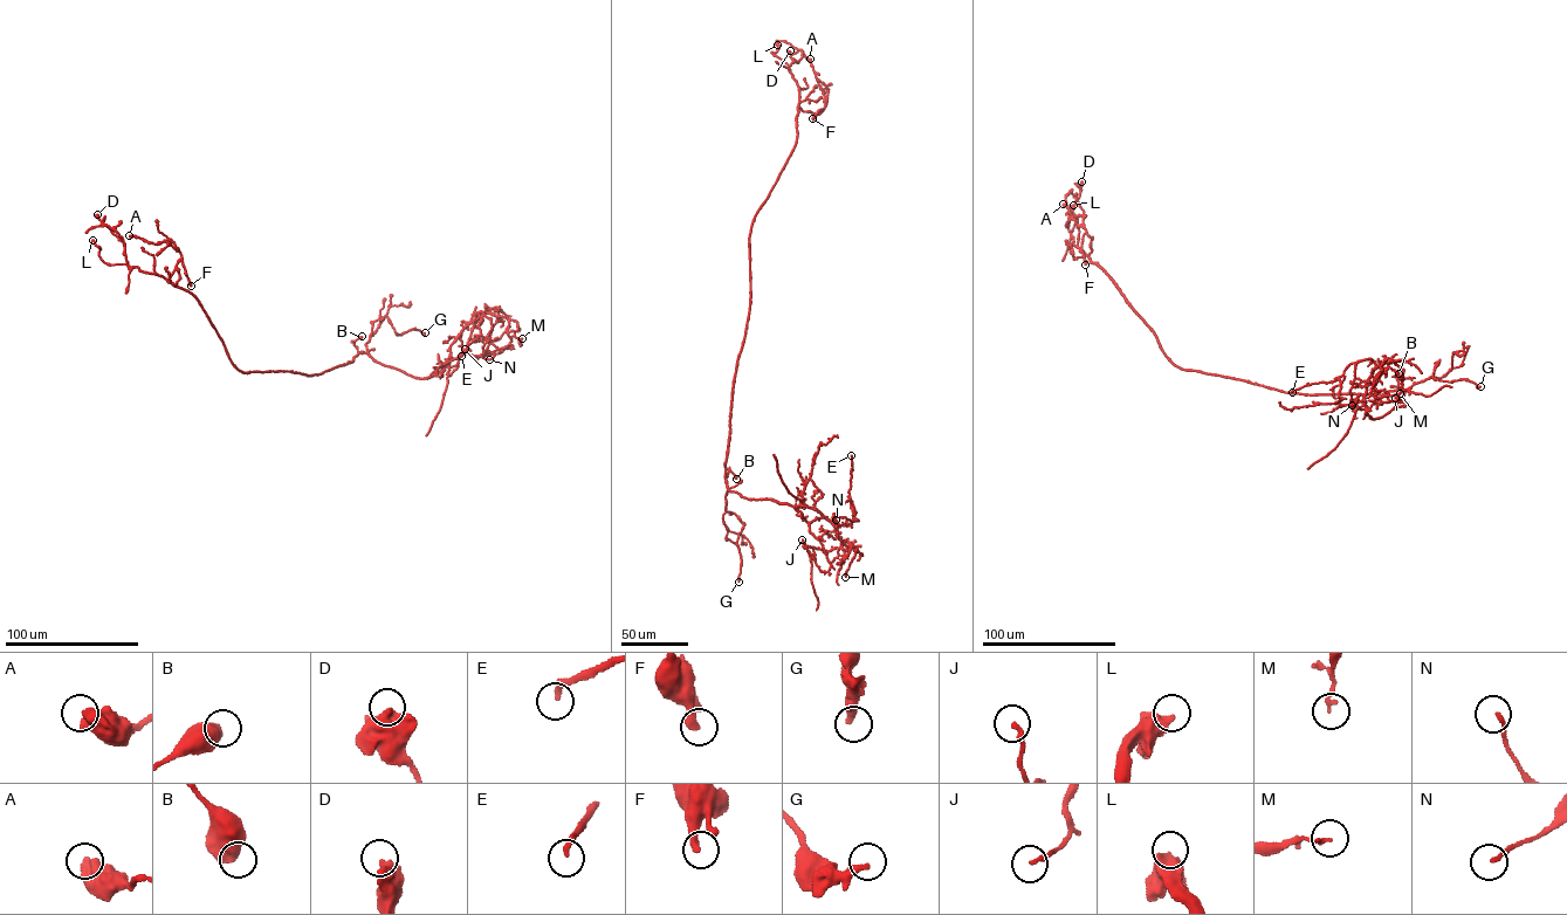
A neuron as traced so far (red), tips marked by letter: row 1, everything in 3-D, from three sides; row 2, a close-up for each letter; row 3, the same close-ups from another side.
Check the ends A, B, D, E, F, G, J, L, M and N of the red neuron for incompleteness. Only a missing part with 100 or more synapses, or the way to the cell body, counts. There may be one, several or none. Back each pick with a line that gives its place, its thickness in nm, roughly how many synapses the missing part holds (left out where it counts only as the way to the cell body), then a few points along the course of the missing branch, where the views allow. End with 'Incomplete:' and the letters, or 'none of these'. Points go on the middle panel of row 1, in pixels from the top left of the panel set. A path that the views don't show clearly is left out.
Incomplete: none of these

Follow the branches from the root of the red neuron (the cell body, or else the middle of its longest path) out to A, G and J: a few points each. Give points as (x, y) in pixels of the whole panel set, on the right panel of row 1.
A: (1292, 393), (1174, 365), (1108, 275), (1090, 261), (1092, 239), (1083, 215), (1072, 217), (1063, 204)
G: (1292, 393), (1382, 394), (1406, 390), (1430, 377), (1440, 360), (1433, 378), (1452, 382), (1466, 379), (1480, 386)
J: (1292, 393), (1403, 390), (1381, 417), (1366, 413), (1367, 383), (1374, 370), (1393, 362), (1402, 375), (1395, 398)

